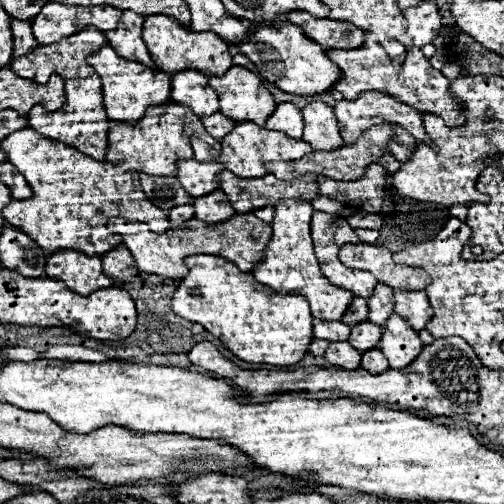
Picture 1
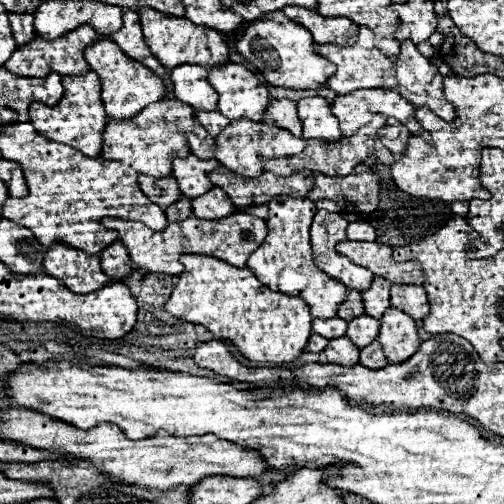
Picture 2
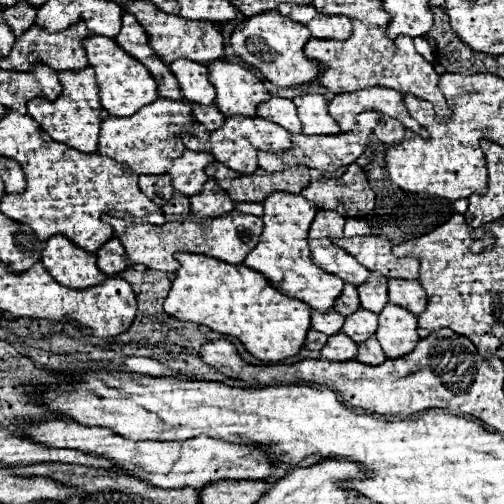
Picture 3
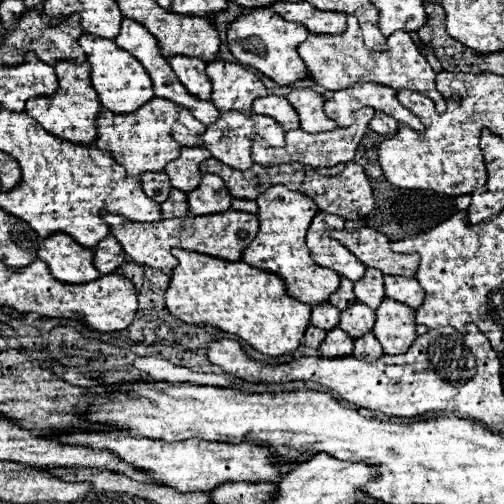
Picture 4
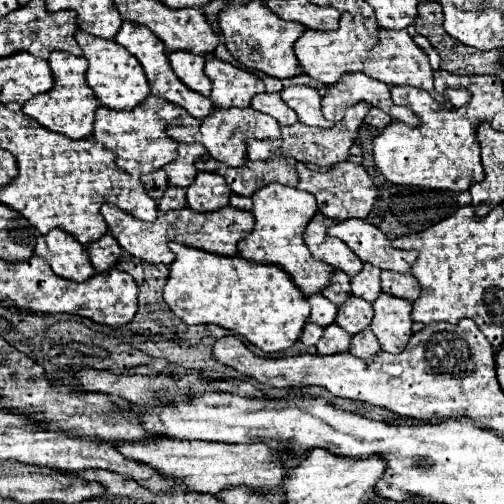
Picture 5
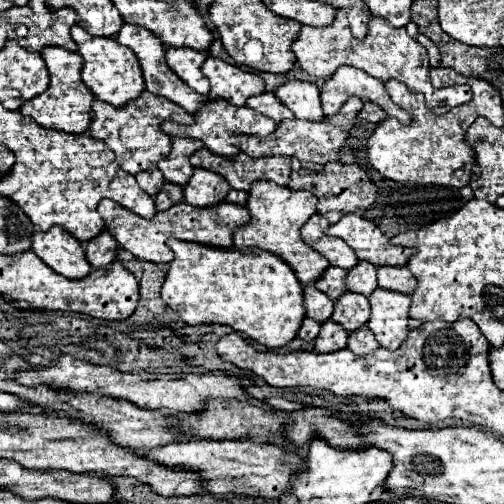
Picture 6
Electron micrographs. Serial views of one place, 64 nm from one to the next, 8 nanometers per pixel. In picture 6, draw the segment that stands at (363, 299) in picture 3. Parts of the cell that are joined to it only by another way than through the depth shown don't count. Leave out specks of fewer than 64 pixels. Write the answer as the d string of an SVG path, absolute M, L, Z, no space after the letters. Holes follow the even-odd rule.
M360 260L356 264L356 268L350 268L346 274L346 288L352 292L370 296L376 286L378 286L378 282L376 282L376 266L374 264Z

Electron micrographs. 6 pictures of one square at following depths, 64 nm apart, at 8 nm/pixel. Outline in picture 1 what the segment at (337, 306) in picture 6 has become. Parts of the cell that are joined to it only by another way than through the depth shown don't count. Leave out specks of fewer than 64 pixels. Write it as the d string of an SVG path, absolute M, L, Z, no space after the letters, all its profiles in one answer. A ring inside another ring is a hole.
M364 320L362 324L354 324L348 342L358 350L358 352L366 352L370 348L374 348L378 344L382 336L382 328L378 324L372 324L370 320Z

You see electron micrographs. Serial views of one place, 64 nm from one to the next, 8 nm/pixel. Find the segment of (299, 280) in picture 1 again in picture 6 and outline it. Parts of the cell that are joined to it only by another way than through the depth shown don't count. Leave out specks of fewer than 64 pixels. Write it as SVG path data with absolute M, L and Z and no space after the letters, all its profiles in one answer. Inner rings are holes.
M258 180L248 190L246 208L250 212L250 222L236 228L234 246L238 250L256 246L256 248L268 250L272 254L278 254L284 260L288 260L290 268L296 272L296 276L302 284L312 284L330 266L328 260L324 260L316 250L308 248L308 244L304 244L304 240L300 236L302 224L316 212L316 202L318 200L312 192L296 192L286 186L268 182L268 180Z

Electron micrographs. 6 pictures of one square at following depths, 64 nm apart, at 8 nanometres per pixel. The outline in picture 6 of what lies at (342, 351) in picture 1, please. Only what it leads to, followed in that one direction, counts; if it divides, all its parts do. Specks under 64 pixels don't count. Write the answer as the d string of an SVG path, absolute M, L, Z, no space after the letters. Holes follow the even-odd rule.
M326 320L320 328L318 338L314 340L314 348L316 352L336 352L346 348L346 340L348 332L344 332L344 328L340 328L340 324L334 320Z

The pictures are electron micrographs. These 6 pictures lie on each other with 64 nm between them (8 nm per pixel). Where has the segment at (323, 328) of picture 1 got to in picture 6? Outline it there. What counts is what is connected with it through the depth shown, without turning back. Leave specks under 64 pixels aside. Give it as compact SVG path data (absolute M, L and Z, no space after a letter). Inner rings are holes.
M306 284L304 286L304 308L306 308L308 318L324 322L332 314L334 300L328 300L328 296L324 296L324 292L316 290L314 284Z

